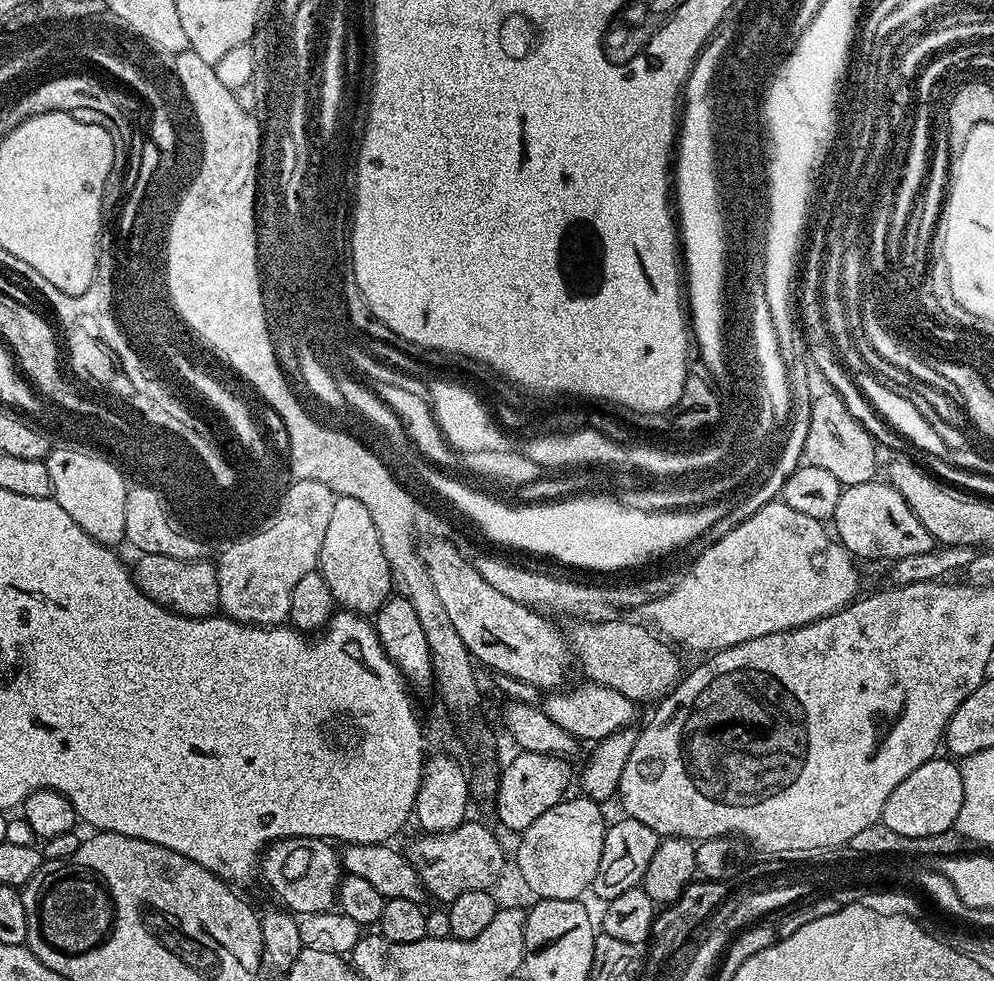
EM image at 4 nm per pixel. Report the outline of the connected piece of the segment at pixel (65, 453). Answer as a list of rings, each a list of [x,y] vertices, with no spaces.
[[[63,446],[53,447],[47,461],[50,482],[52,483],[52,496],[90,534],[90,538],[99,544],[116,546],[124,540],[126,530],[126,494],[127,482],[122,473],[109,463],[102,460],[82,456],[76,449]]]

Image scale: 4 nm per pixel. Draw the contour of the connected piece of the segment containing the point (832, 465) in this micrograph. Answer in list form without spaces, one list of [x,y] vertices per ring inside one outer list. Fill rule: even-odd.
[[[809,363],[808,373],[810,374],[810,430],[806,434],[806,446],[804,447],[804,460],[807,463],[827,470],[838,478],[841,486],[850,484],[865,484],[871,480],[877,479],[876,473],[876,451],[878,445],[872,439],[871,434],[863,428],[846,410],[846,402],[826,382],[826,374],[818,370],[818,366]]]

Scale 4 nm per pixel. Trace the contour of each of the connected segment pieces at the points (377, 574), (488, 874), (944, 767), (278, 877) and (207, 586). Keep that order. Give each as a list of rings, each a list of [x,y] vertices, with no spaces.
[[[337,495],[326,538],[322,538],[318,570],[326,578],[326,586],[330,586],[333,601],[349,612],[374,614],[393,595],[391,566],[383,554],[374,521],[358,498]]]
[[[465,820],[454,830],[419,835],[407,848],[406,855],[421,879],[425,893],[442,904],[452,903],[459,894],[469,890],[487,891],[496,882],[506,859],[495,831],[471,820]]]
[[[937,758],[926,762],[918,766],[910,778],[894,786],[894,794],[886,798],[882,817],[882,822],[890,826],[894,834],[906,834],[906,838],[926,838],[930,834],[942,834],[954,827],[962,810],[962,774],[960,764],[948,760]]]
[[[291,836],[274,840],[262,853],[258,865],[264,880],[276,891],[276,896],[287,911],[300,916],[327,912],[337,903],[336,892],[342,879],[340,852],[332,849],[327,840],[313,836]]]
[[[143,554],[139,557],[136,568],[134,564],[134,579],[141,590],[154,602],[158,602],[163,608],[169,608],[171,612],[177,612],[183,616],[189,616],[195,620],[201,620],[204,616],[217,615],[220,608],[220,591],[218,590],[218,578],[216,569],[207,559],[203,560],[179,560],[178,558],[166,558],[166,554]]]

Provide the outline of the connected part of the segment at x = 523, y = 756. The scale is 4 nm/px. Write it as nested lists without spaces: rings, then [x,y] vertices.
[[[517,751],[515,755],[508,765],[503,765],[494,807],[500,826],[522,833],[532,822],[545,814],[546,810],[565,799],[567,792],[564,791],[568,788],[568,779],[571,776],[573,779],[574,772],[568,769],[569,761],[563,756],[522,751]]]

